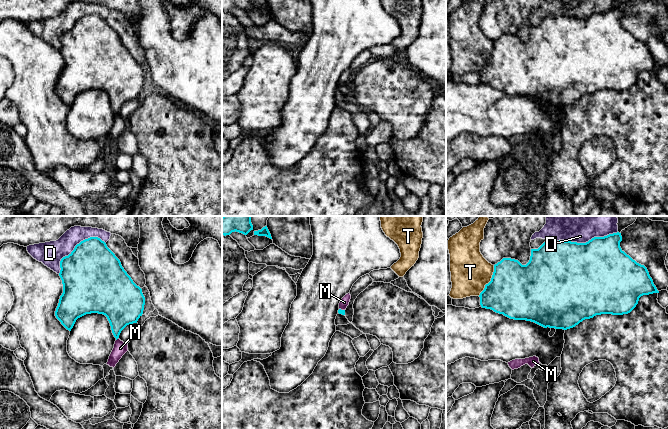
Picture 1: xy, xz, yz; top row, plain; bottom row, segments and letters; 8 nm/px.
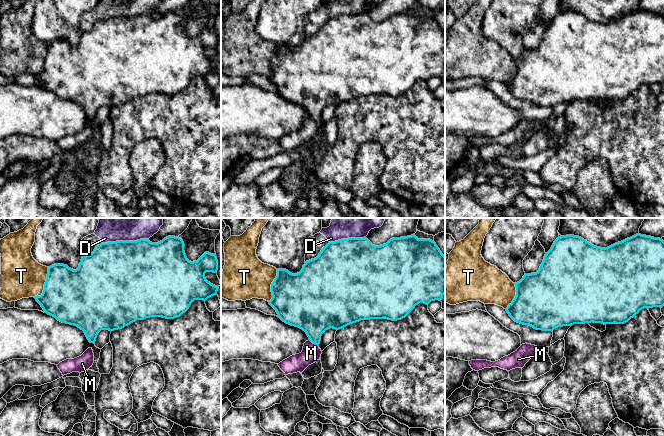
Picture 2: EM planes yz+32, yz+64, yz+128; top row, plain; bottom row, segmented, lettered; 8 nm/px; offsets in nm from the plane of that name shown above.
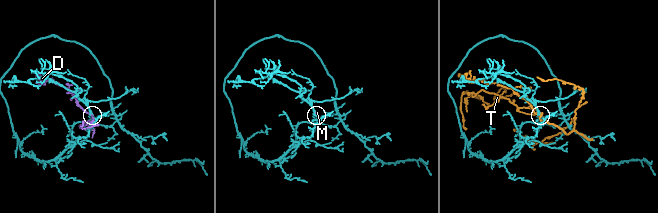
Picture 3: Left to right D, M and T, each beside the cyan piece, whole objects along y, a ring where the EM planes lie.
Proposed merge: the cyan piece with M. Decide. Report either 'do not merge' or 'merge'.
do not merge

